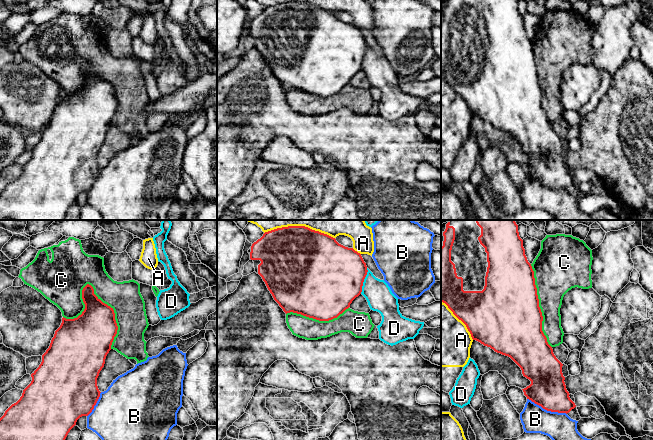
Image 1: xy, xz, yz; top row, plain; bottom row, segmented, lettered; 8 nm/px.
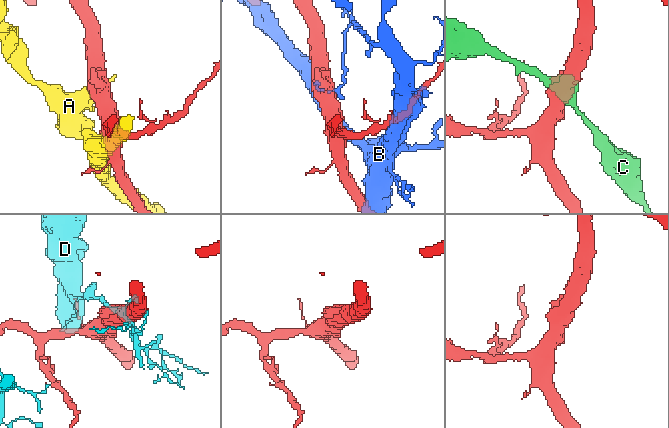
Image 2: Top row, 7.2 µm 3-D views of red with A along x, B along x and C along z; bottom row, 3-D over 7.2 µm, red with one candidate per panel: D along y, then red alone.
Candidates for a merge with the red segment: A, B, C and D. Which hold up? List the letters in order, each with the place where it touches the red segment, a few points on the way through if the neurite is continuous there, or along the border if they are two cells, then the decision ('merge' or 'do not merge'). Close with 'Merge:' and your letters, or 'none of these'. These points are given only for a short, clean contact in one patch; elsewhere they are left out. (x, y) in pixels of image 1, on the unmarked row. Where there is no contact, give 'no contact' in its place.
A: meets red in yz at (460, 95); do not merge
B: meets red in yz at (547, 186); do not merge
C: meets red in xy at (114, 90); do not merge
D: meets red in xz at (363, 57); do not merge
Merge: none of these

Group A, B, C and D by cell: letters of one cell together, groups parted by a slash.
A / B / C / D

